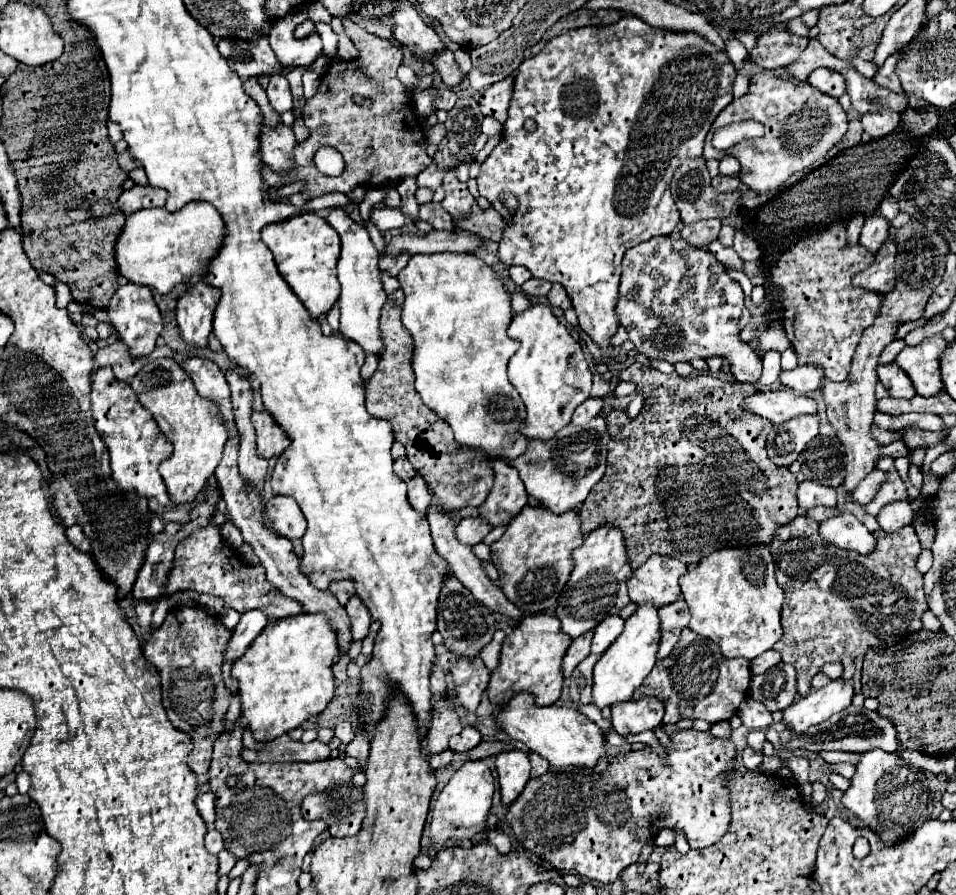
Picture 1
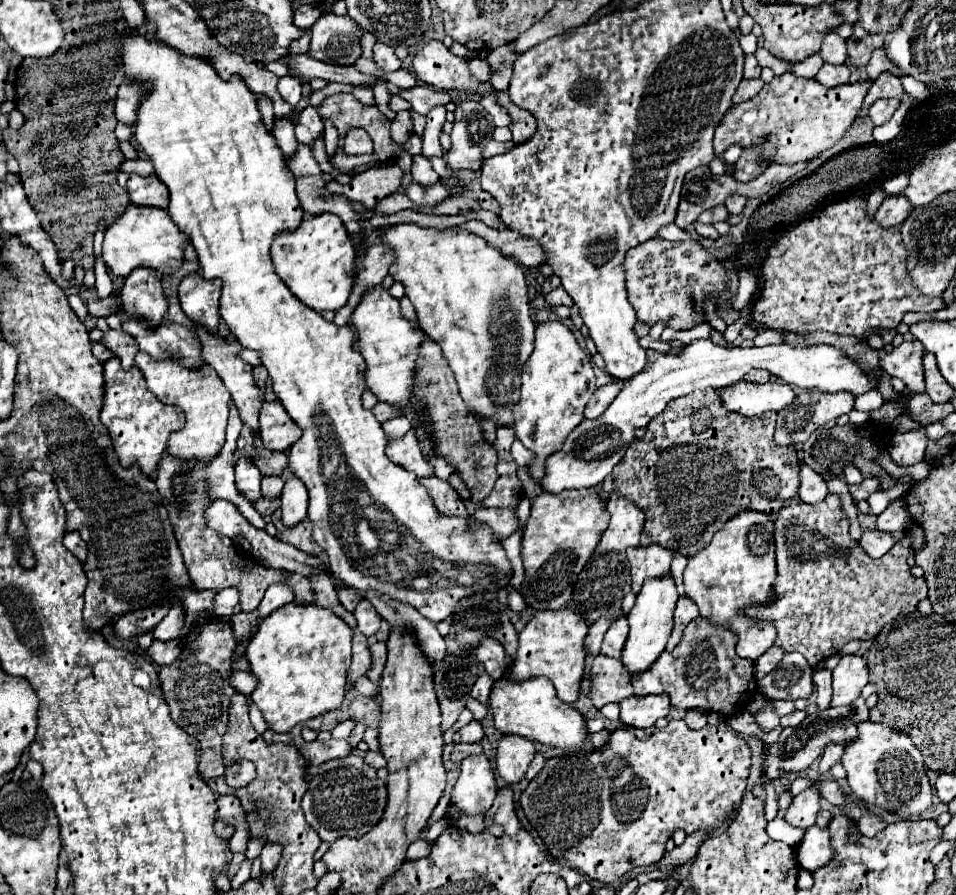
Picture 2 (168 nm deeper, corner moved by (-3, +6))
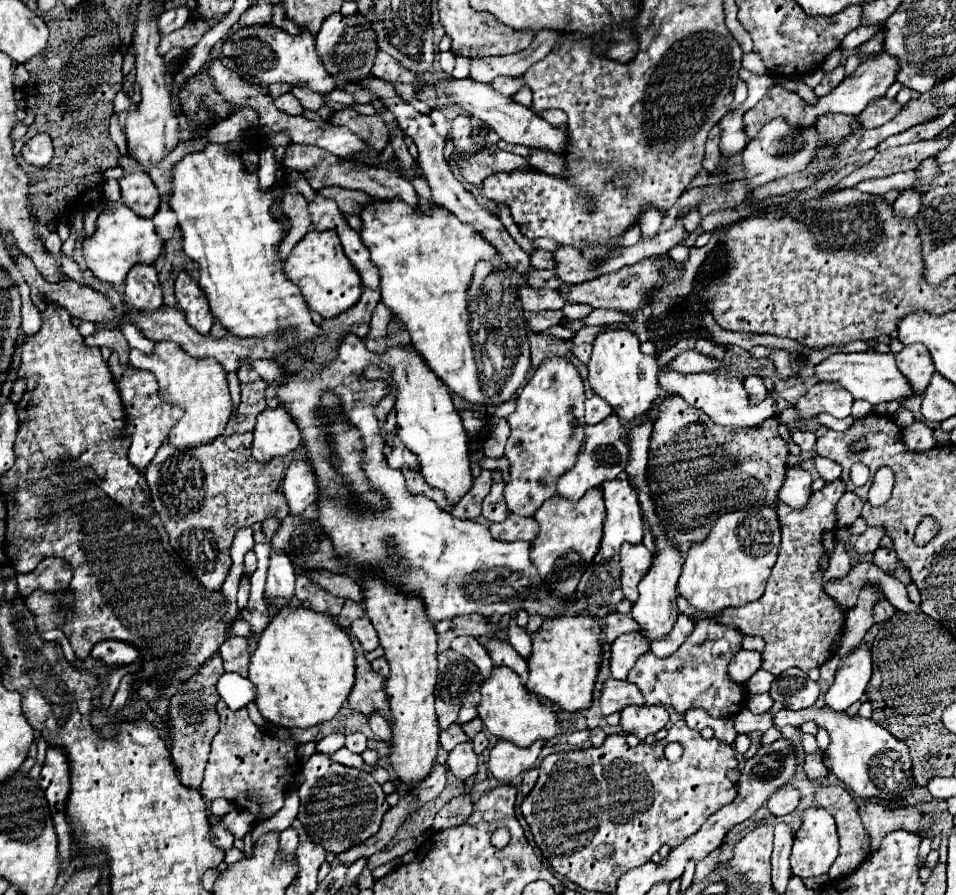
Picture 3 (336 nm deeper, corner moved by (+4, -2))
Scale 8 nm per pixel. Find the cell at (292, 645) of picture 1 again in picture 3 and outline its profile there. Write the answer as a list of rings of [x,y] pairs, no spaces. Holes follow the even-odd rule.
[[[284,606],[270,620],[250,658],[256,706],[266,720],[284,728],[312,728],[332,720],[354,688],[354,646],[332,616],[304,606]]]

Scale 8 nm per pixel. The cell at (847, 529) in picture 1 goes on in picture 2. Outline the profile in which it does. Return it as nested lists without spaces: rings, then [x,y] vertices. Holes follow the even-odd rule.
[[[863,530],[859,544],[871,558],[881,558],[883,554],[887,554],[891,550],[895,540],[891,534],[885,534],[879,530]]]

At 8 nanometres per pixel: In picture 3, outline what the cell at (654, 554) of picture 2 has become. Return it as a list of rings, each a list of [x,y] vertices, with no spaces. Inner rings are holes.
[[[622,544],[620,566],[622,566],[622,592],[630,602],[638,600],[638,582],[648,572],[652,552],[644,544]]]

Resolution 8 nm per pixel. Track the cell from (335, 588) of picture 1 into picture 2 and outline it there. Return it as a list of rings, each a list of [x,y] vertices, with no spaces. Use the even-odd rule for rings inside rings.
[[[337,588],[337,594],[339,594],[341,604],[343,604],[349,612],[353,612],[355,606],[359,604],[359,600],[363,600],[363,596],[361,596],[357,590],[353,590],[353,588]]]

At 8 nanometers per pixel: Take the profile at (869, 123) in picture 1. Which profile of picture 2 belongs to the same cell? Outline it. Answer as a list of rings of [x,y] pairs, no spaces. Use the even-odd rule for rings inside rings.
[[[895,98],[875,100],[875,102],[871,104],[871,108],[869,108],[869,118],[873,120],[875,126],[881,126],[881,124],[885,124],[885,122],[891,120],[891,116],[893,116],[893,112],[895,112],[897,108],[899,108],[899,102],[897,102]]]

